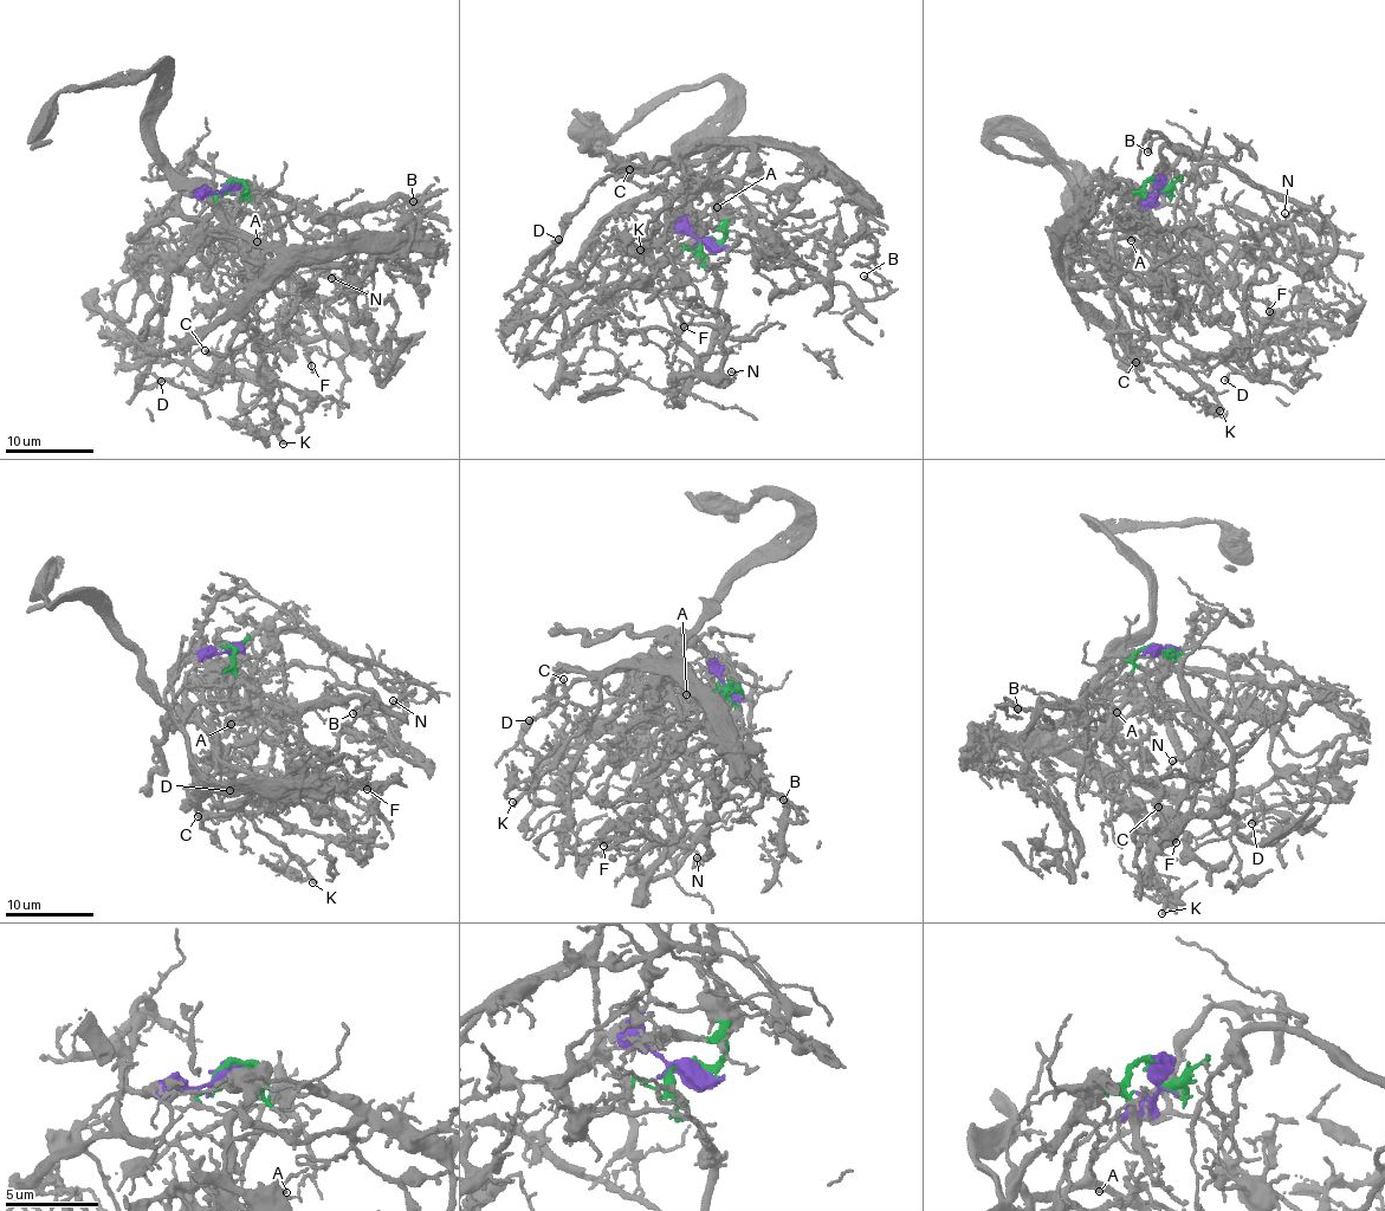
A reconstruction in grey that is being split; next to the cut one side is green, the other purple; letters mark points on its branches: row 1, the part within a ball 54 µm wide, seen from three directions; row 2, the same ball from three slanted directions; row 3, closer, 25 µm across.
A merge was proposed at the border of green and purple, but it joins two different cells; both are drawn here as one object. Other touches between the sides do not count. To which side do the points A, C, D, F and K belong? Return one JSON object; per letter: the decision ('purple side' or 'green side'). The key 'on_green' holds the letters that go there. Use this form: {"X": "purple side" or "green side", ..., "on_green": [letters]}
{"A": "green side", "C": "green side", "D": "green side", "F": "purple side", "K": "green side", "on_green": ["A", "C", "D", "K"]}

